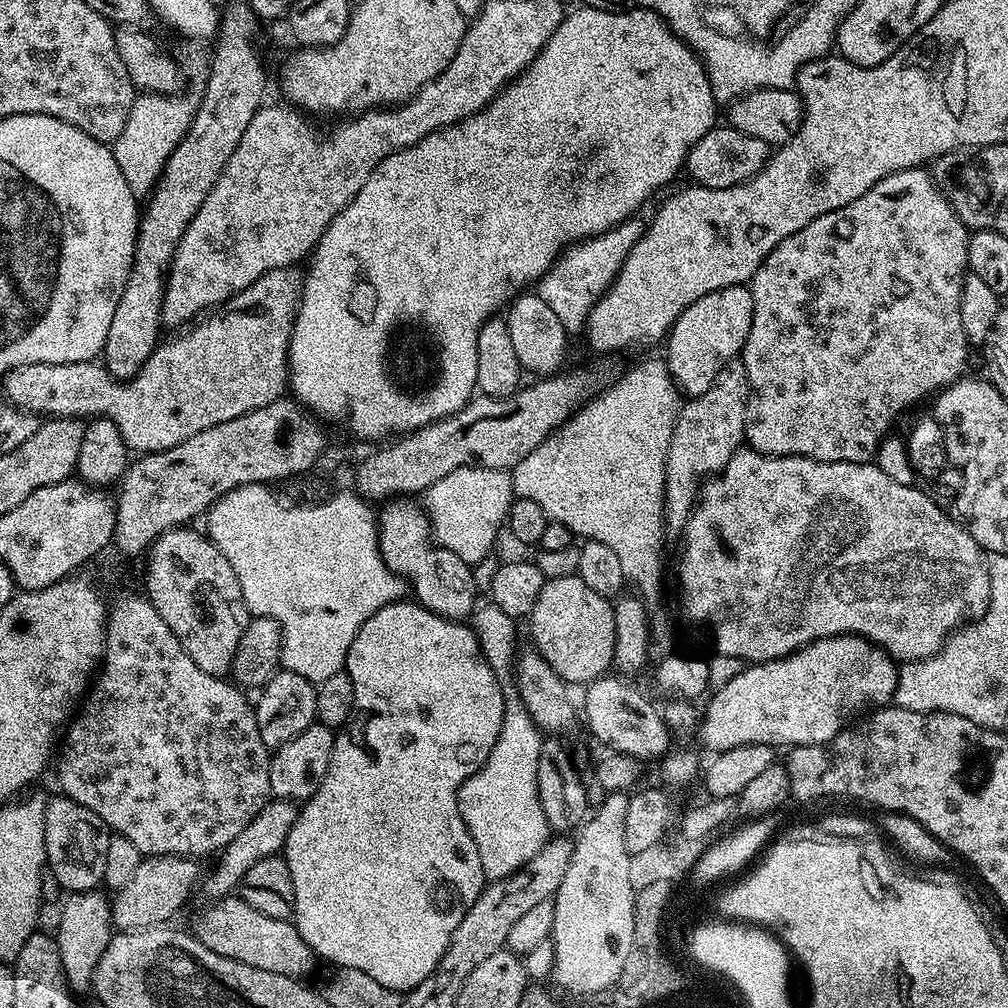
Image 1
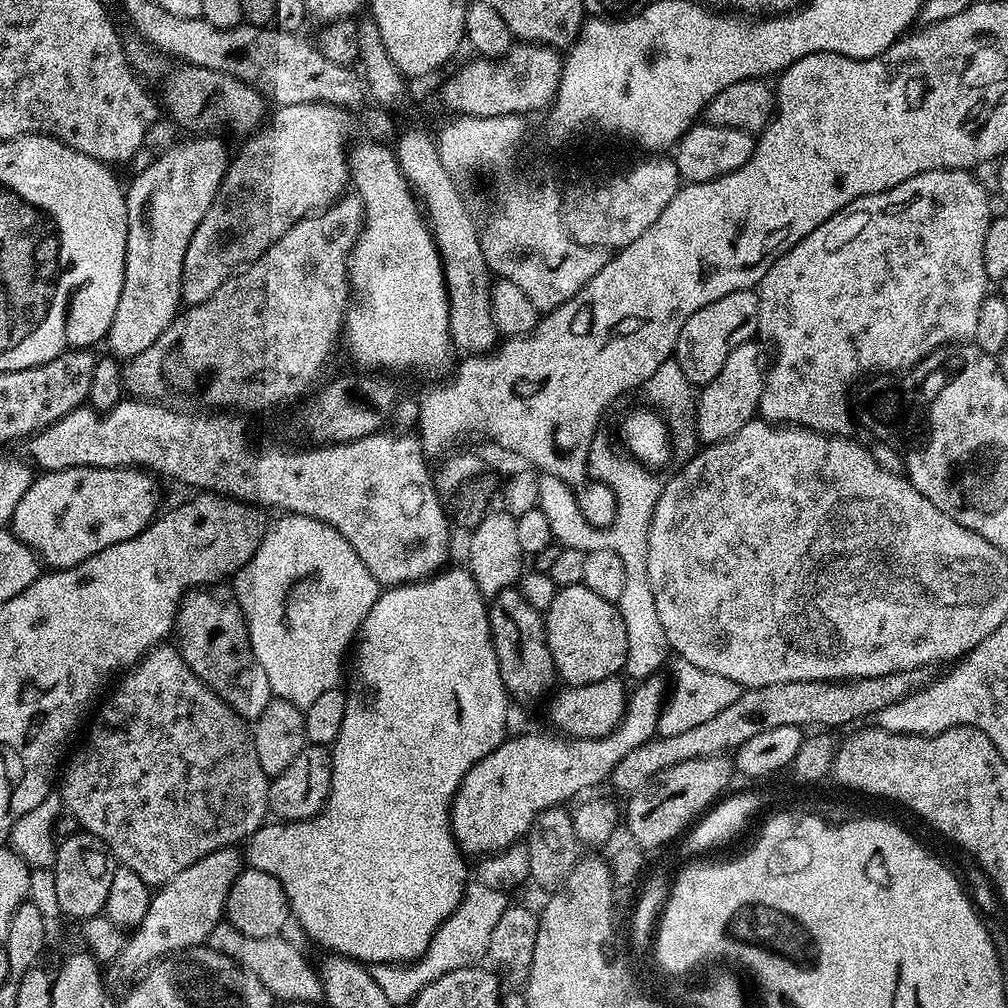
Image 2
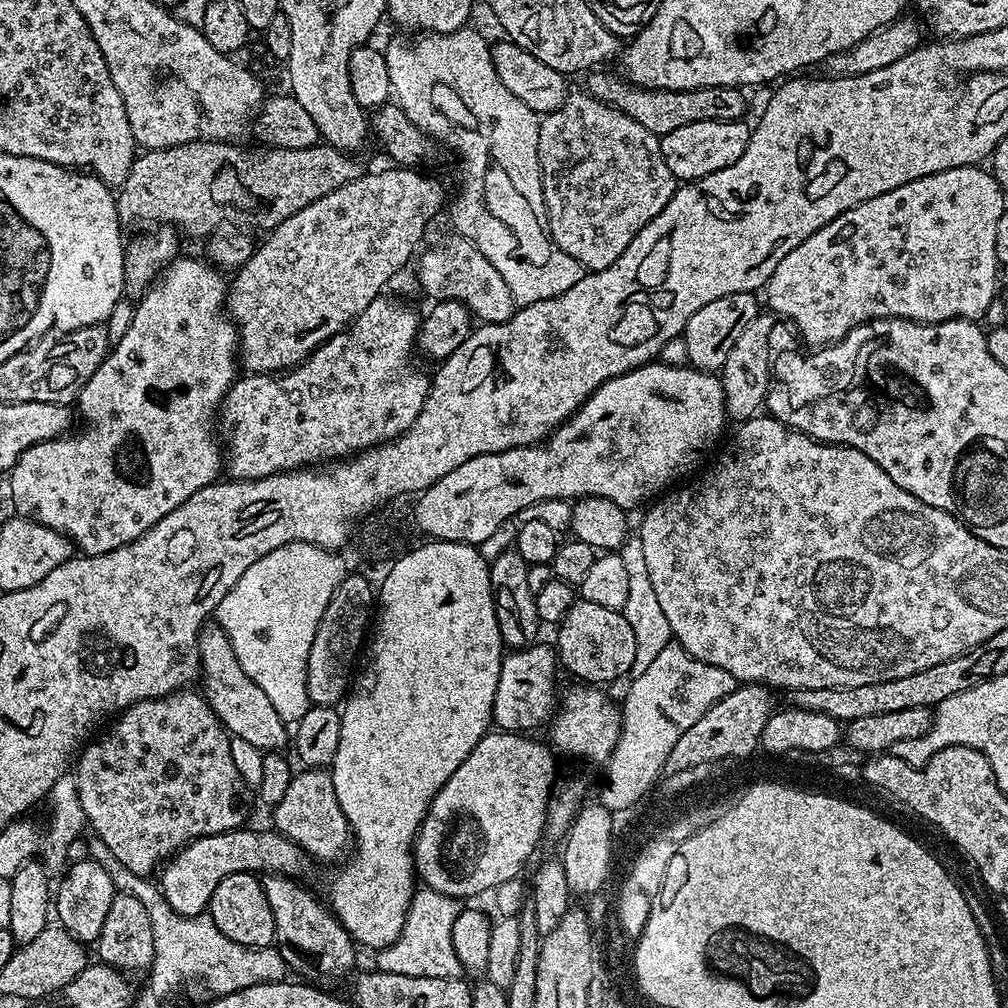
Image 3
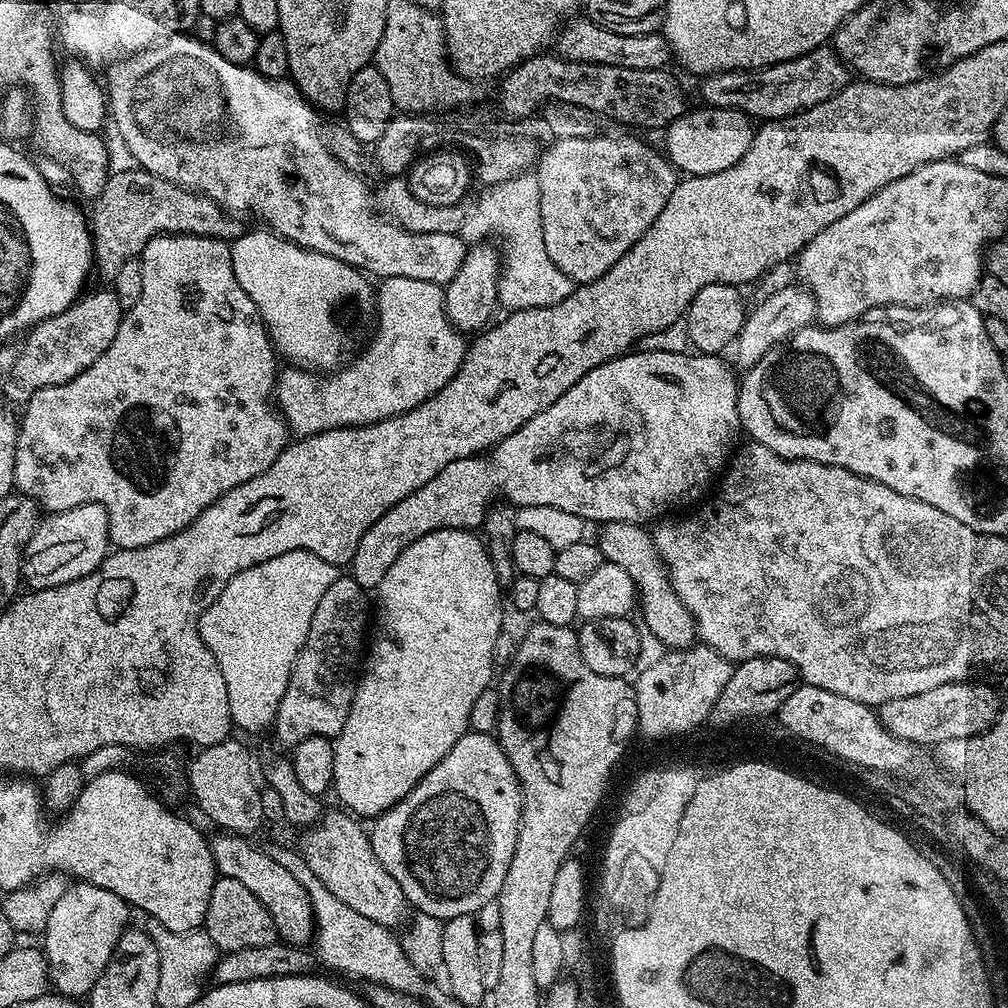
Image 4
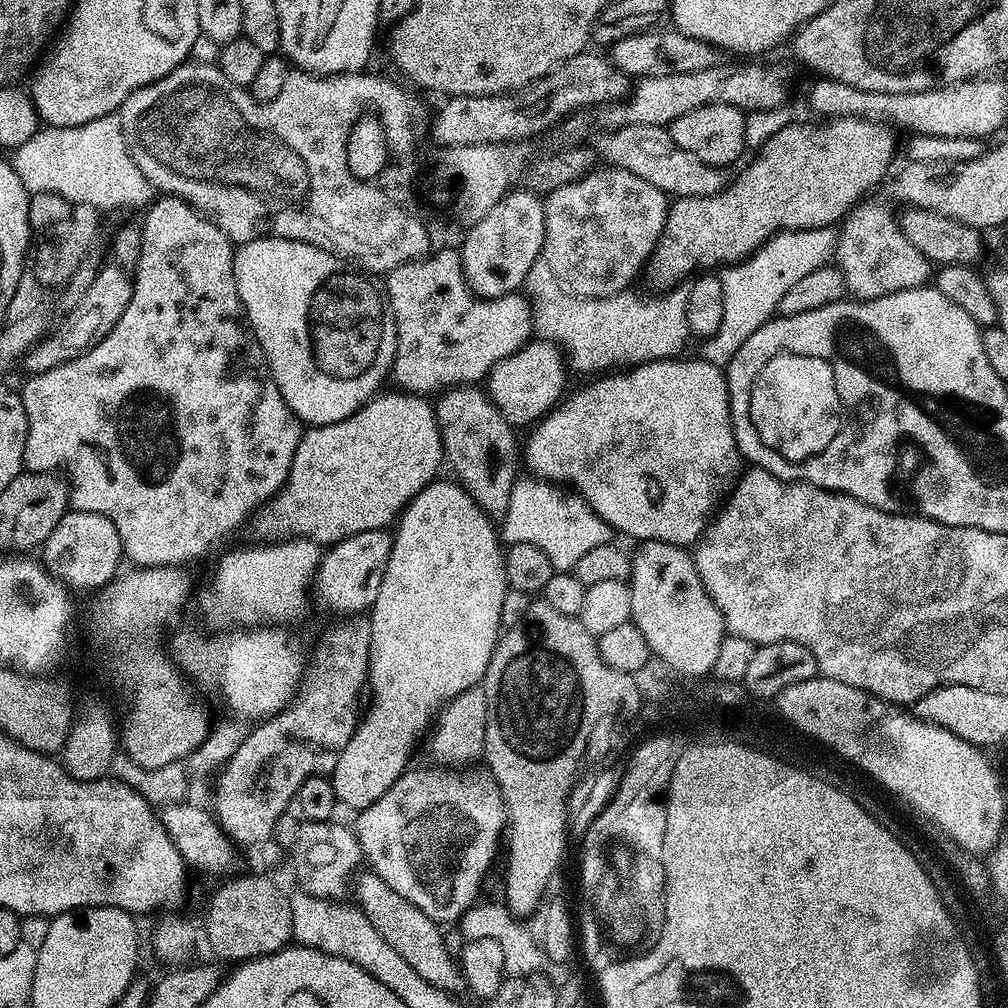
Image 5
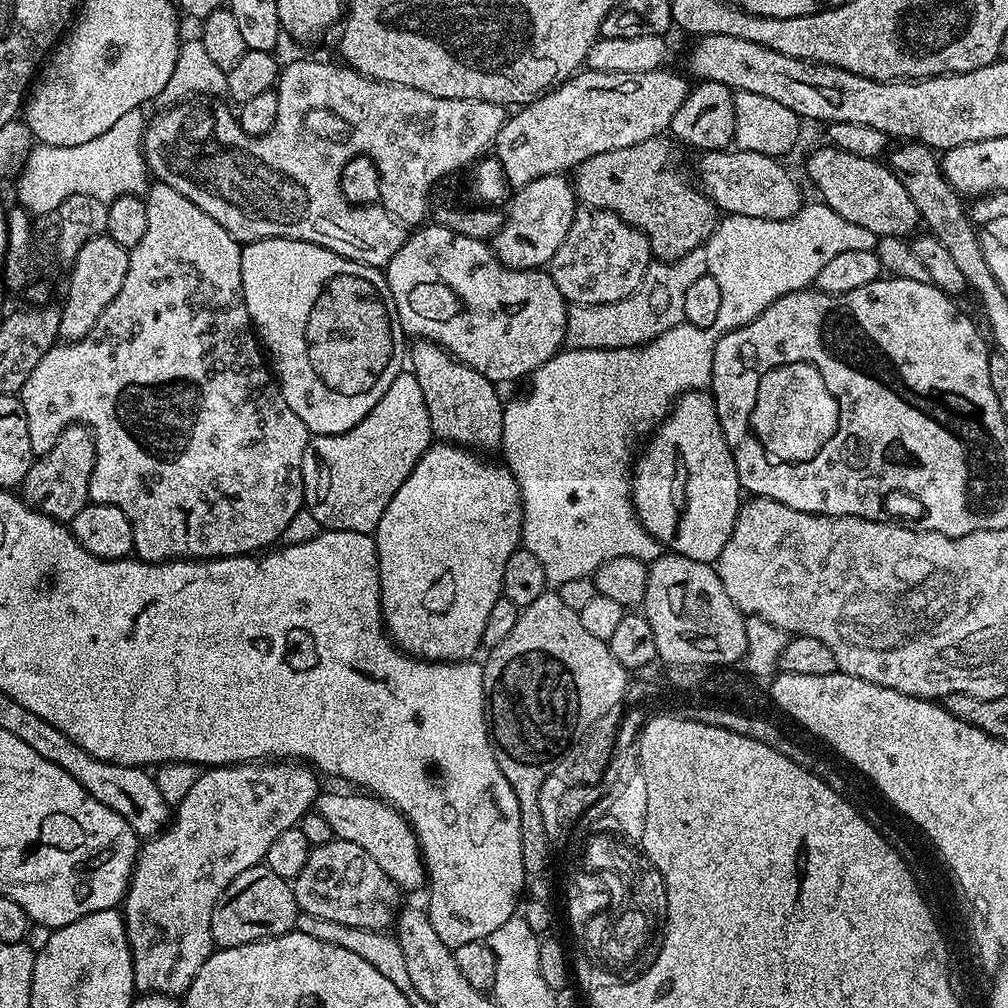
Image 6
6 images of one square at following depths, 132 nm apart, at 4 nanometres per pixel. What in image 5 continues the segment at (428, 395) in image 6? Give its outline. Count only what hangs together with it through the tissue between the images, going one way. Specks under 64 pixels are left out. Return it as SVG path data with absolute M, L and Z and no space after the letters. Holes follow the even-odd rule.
M453 386L439 393L440 401L435 401L434 411L436 421L440 426L440 437L444 442L444 454L447 463L452 463L455 479L464 485L465 490L471 494L481 509L493 518L503 517L510 506L510 494L514 490L518 479L516 460L518 464L518 444L513 425L508 420L492 397L480 386Z

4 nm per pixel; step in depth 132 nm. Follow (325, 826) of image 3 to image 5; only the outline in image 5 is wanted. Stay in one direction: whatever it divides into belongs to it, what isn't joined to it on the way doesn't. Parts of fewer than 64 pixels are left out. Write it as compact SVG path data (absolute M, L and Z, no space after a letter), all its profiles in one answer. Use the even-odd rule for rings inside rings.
M365 870L361 876L359 873L355 877L354 896L355 892L355 903L364 911L366 918L374 922L374 930L378 930L378 934L382 934L382 938L386 938L386 942L390 942L390 946L394 946L394 950L398 950L398 954L402 954L402 958L406 958L406 962L410 962L410 966L414 966L414 970L422 974L426 982L430 982L430 986L438 986L438 990L449 994L459 993L464 988L464 975L449 951L441 925L422 914L418 906L398 894L398 890L392 890L371 870Z

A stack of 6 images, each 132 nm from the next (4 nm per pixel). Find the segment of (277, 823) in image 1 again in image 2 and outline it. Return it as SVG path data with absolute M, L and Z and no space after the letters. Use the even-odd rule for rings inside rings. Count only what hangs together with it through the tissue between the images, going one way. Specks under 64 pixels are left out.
M233 846L198 858L194 866L186 866L182 874L174 874L170 882L159 885L158 890L151 893L149 909L131 933L133 936L125 939L123 950L107 965L107 979L135 981L162 957L203 945L211 931L225 919L224 903L241 871L242 852Z

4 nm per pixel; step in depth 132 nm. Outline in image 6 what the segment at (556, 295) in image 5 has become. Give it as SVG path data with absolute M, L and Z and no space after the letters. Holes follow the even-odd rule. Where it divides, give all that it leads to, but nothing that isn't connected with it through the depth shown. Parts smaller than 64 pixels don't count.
M704 247L690 250L677 260L649 264L638 290L613 304L572 306L564 338L568 348L637 348L658 339L666 330L685 323L686 290L690 282L709 275L710 262Z

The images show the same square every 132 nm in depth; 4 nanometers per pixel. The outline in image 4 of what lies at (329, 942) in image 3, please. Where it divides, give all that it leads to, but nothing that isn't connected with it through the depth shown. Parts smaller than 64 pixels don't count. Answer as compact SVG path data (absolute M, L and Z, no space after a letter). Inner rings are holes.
M230 833L218 834L211 839L212 857L214 858L217 873L220 876L234 878L242 886L250 890L259 898L270 916L274 919L277 937L287 944L305 945L315 935L313 922L313 906L306 890L298 882L290 870L283 869L274 858L270 858L267 851L256 849L247 837L232 835Z

